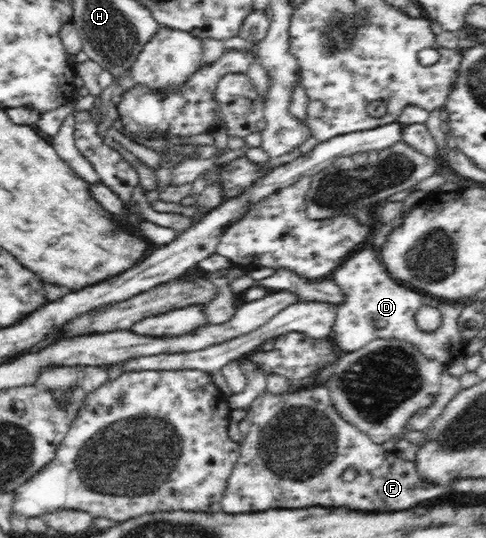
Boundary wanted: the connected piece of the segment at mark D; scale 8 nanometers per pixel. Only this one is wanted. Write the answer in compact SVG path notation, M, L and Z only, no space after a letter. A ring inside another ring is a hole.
M365 243L354 250L330 274L330 278L340 285L342 293L346 297L337 306L336 319L331 331L332 339L339 350L346 353L354 352L364 345L378 340L378 338L385 340L398 338L399 341L416 345L426 357L438 360L442 365L446 365L460 355L464 356L463 350L466 341L460 337L458 318L460 318L466 303L440 304L434 298L426 298L426 296L420 296L418 292L412 292L404 286L398 286L376 253L374 249L371 249L370 244ZM422 306L432 306L441 311L442 321L438 330L424 332L416 325L414 318Z

